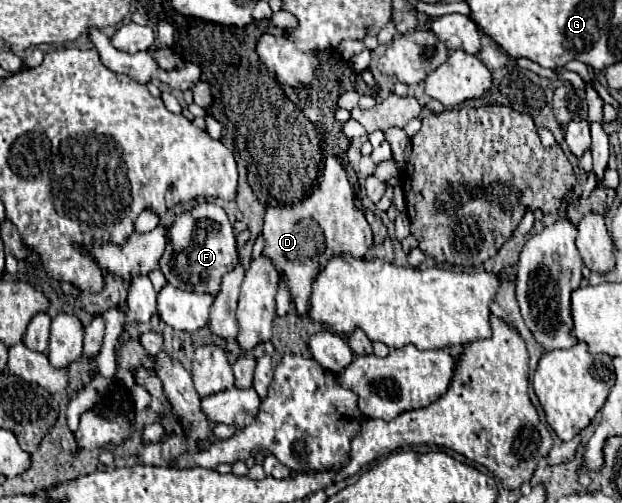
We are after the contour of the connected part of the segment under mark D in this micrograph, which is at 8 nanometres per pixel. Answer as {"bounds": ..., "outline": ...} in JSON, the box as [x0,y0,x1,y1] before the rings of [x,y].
{"bounds":[263,156,373,316],"outline":[[[327,156],[319,186],[309,198],[301,200],[295,206],[267,210],[263,234],[267,238],[263,254],[273,260],[279,274],[285,274],[291,288],[293,304],[297,308],[297,314],[301,316],[303,310],[307,310],[311,278],[315,278],[315,274],[323,270],[327,258],[331,258],[333,254],[351,254],[353,258],[363,258],[373,246],[371,226],[367,224],[363,212],[355,206],[353,188],[347,172],[335,156]]]}

